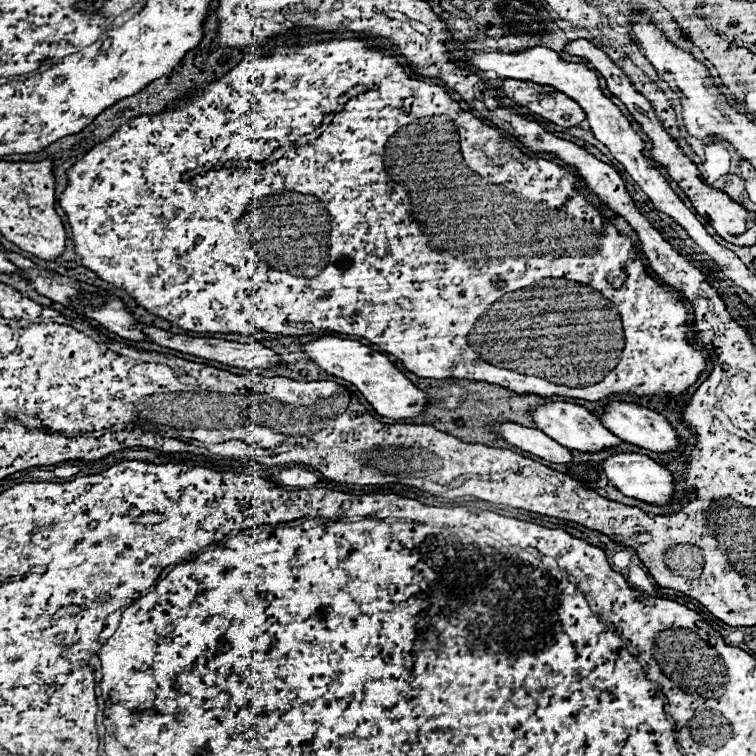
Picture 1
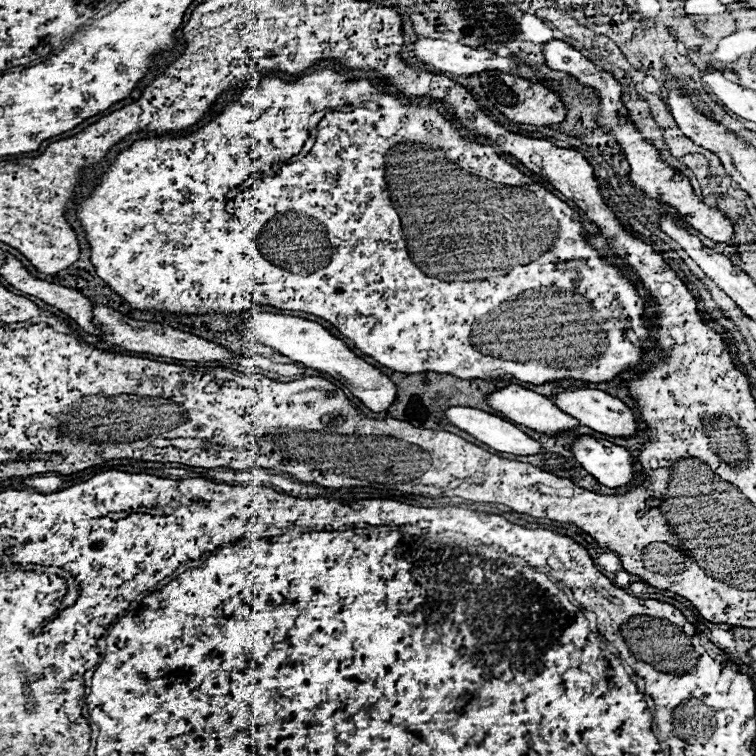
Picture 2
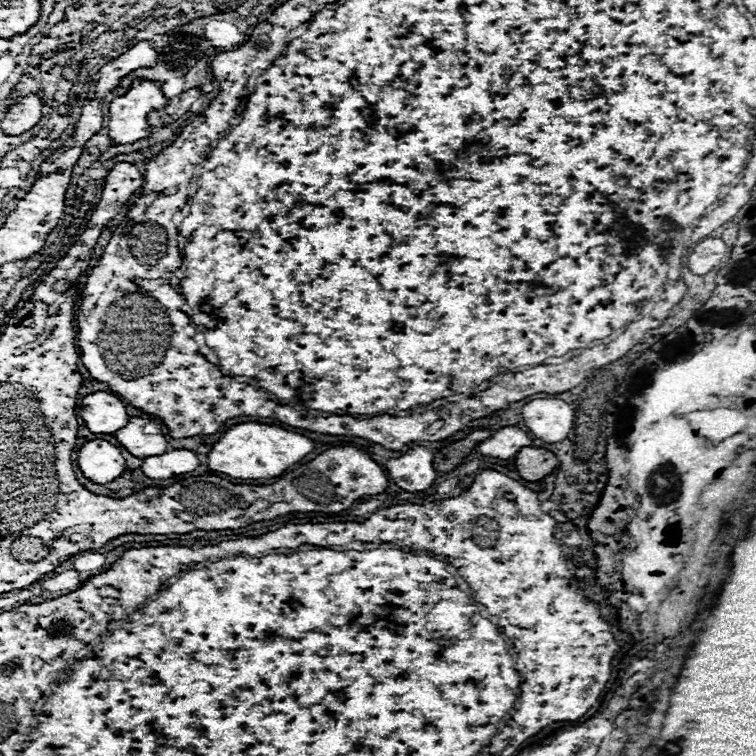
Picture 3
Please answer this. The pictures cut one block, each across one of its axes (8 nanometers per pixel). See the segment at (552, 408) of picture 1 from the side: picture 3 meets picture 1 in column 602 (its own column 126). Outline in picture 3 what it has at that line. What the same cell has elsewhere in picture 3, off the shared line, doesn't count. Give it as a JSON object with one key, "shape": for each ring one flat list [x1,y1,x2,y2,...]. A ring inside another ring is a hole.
{"shape":[[130,418,128,426,118,430,114,436,136,458,160,456,160,454,170,450,160,426,152,420]]}

